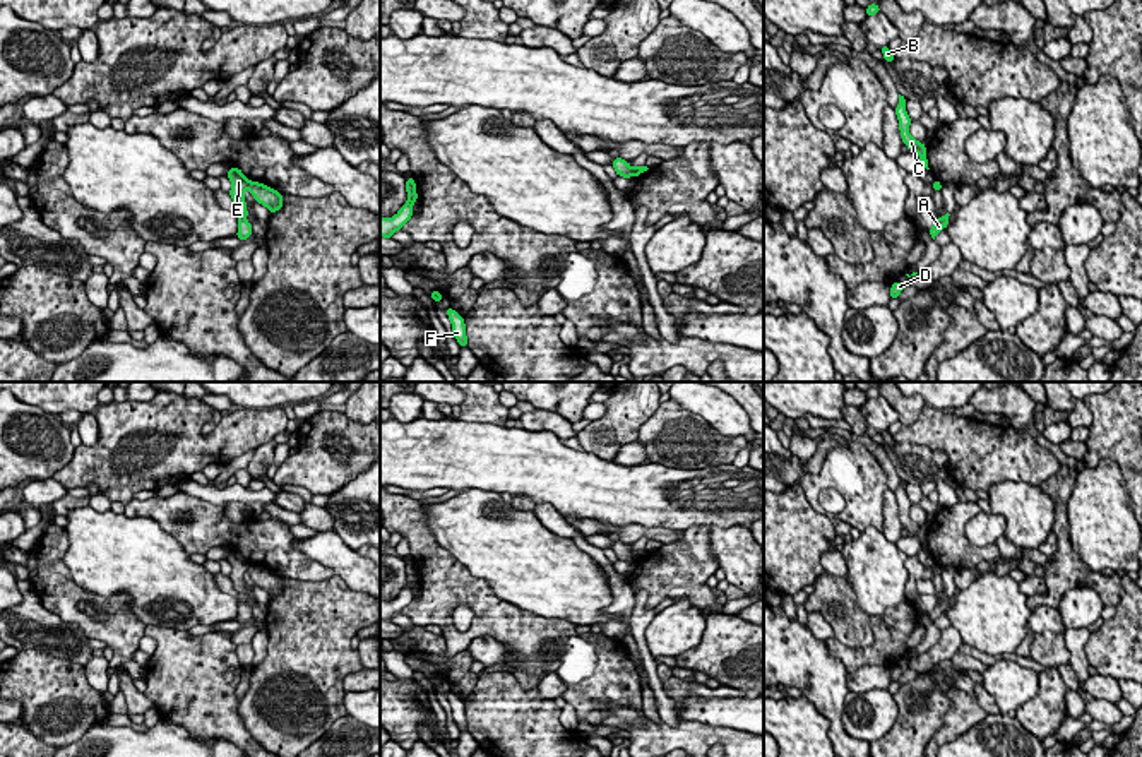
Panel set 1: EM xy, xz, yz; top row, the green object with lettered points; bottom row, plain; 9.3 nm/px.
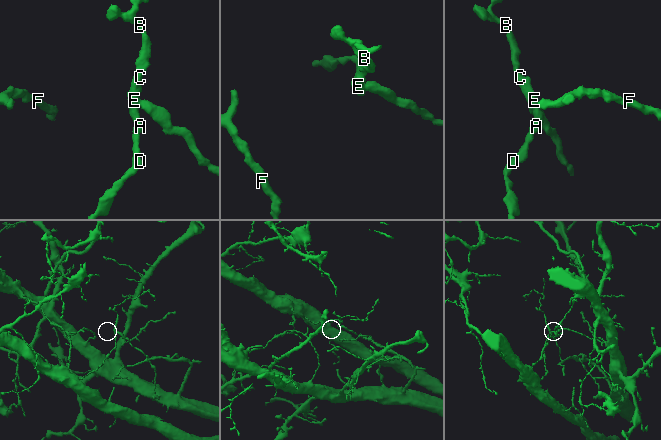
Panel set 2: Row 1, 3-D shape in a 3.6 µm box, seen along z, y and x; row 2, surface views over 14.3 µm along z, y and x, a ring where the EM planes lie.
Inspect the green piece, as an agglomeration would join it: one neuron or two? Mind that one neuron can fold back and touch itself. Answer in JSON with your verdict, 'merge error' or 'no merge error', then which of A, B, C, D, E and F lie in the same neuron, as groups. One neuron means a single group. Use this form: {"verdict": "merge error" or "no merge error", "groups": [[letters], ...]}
{"verdict": "merge error", "groups": [["A", "B", "C", "D", "E"], ["F"]]}

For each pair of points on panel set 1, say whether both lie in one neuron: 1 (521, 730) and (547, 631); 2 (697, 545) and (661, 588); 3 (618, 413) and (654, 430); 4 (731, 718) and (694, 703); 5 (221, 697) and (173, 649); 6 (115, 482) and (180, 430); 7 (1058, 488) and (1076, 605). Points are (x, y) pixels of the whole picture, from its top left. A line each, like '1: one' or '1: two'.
1: two
2: one
3: two
4: one
5: one
6: one
7: two

